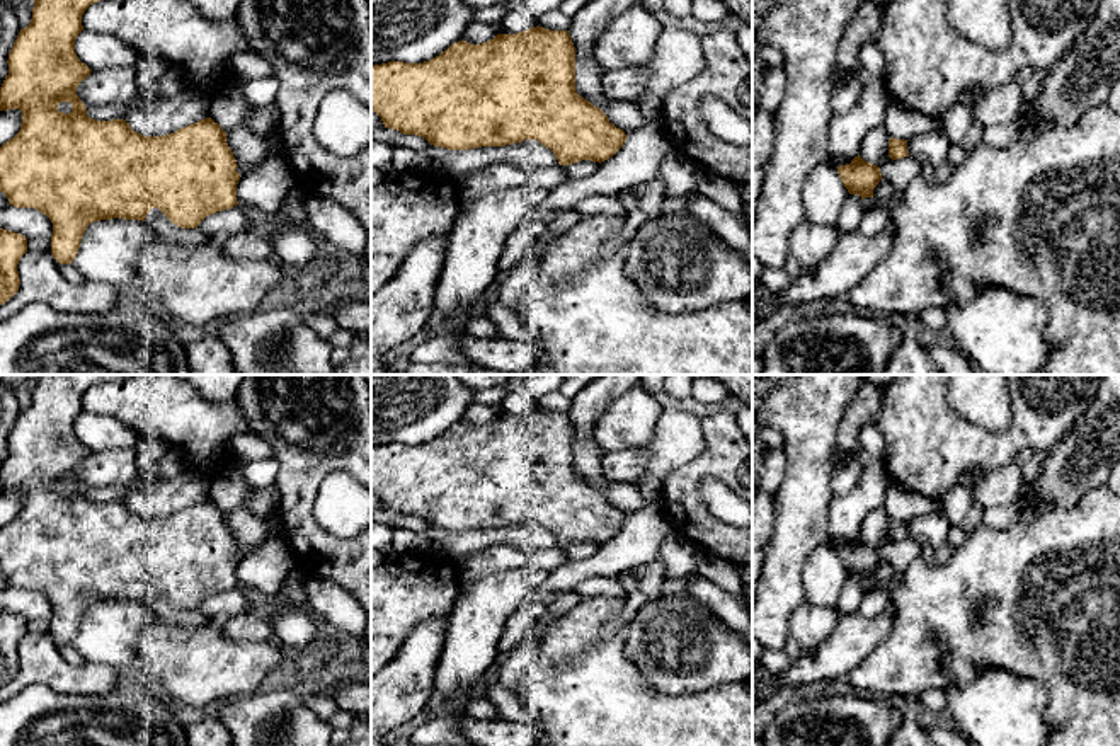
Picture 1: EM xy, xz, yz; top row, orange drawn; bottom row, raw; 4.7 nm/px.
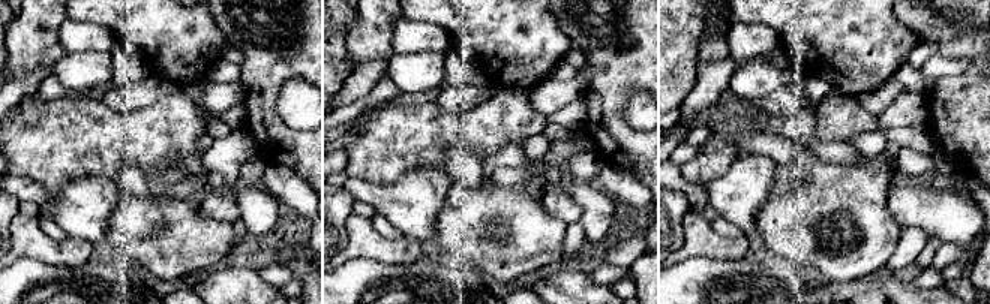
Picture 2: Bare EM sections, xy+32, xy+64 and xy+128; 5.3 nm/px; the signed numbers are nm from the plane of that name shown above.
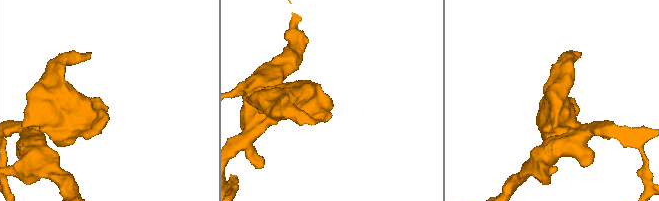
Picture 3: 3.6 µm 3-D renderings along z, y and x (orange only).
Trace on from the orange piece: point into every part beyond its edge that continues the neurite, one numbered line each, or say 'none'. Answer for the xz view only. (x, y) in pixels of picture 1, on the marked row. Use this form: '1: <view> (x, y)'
none

